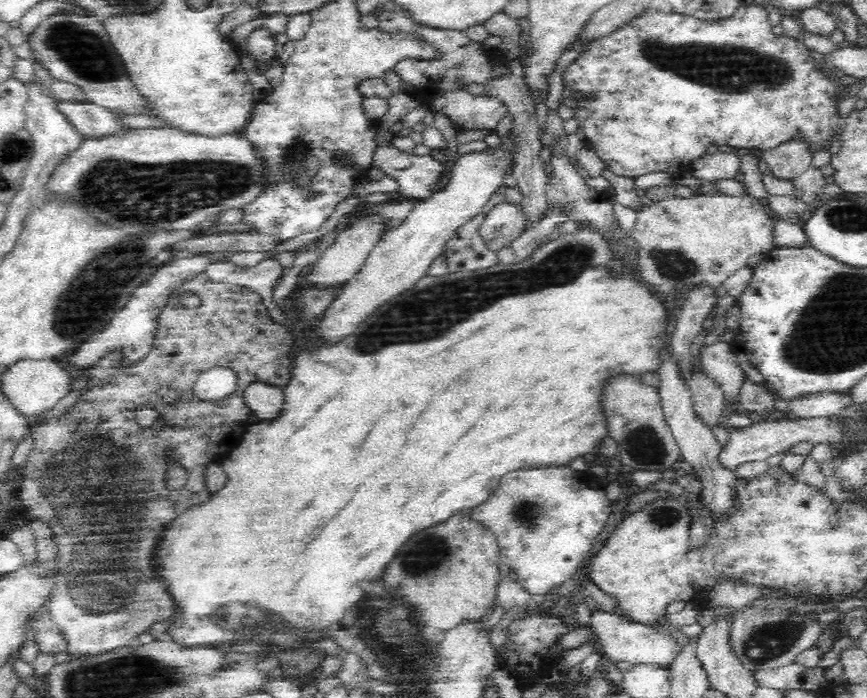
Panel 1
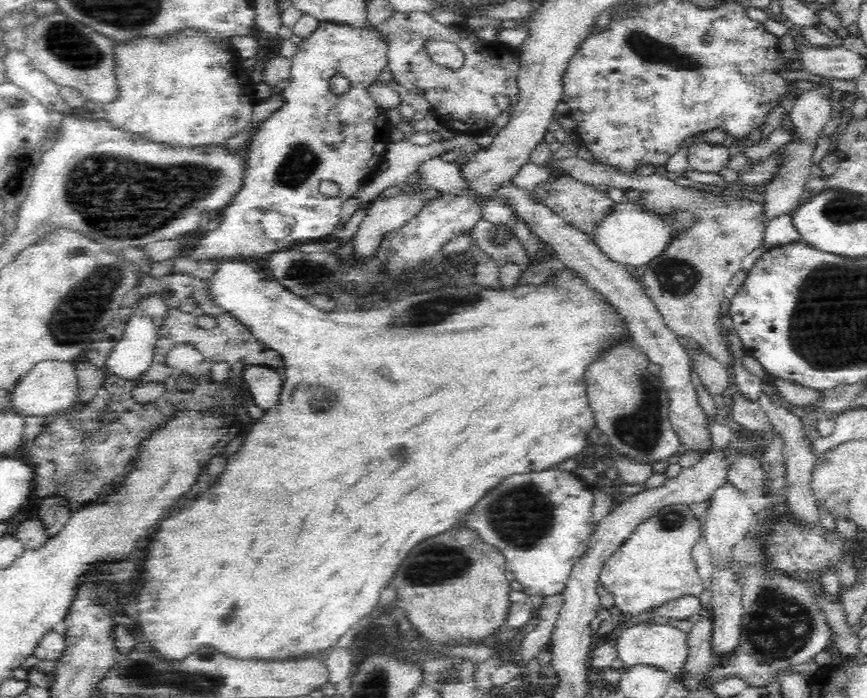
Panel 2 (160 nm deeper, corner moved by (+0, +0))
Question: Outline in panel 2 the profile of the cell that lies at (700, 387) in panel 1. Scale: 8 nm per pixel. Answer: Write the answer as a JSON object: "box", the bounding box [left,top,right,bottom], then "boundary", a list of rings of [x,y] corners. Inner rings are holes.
{"box":[691,345,730,396],"boundary":[[[696,345],[696,356],[691,358],[704,390],[712,396],[720,396],[728,392],[730,388],[730,373],[718,364],[713,358],[707,356],[699,345]]]}

